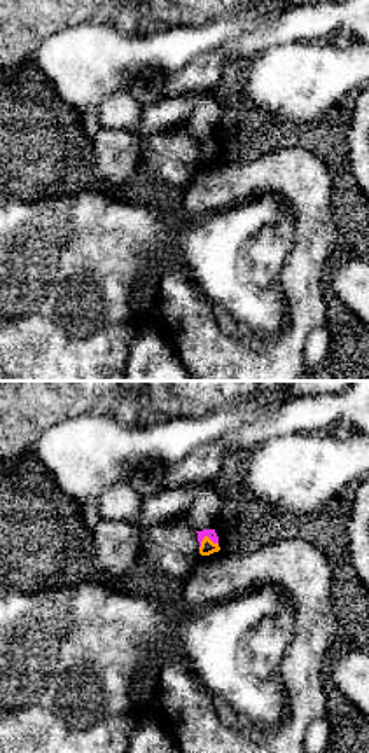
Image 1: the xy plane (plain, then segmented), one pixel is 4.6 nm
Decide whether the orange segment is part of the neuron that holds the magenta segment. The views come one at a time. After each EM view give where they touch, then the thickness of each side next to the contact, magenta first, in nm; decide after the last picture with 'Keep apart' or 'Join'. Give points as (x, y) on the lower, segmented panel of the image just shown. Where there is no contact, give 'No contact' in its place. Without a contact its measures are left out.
Touches magenta at (205, 535). Thickness 50 nm (magenta) against 70 nm

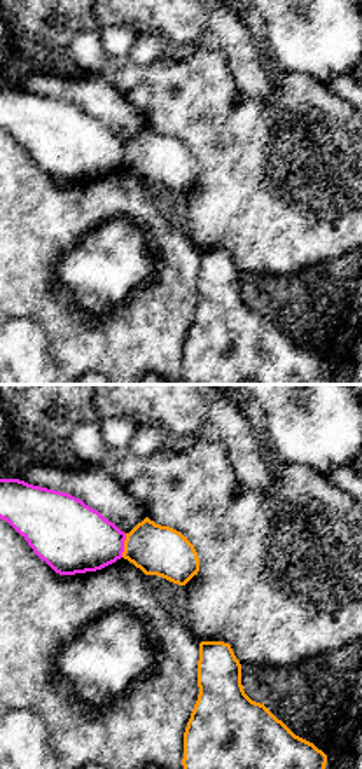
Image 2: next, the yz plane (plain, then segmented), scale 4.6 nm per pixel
Touches magenta at (123, 546). Thickness 320 nm (magenta) against 220 nm

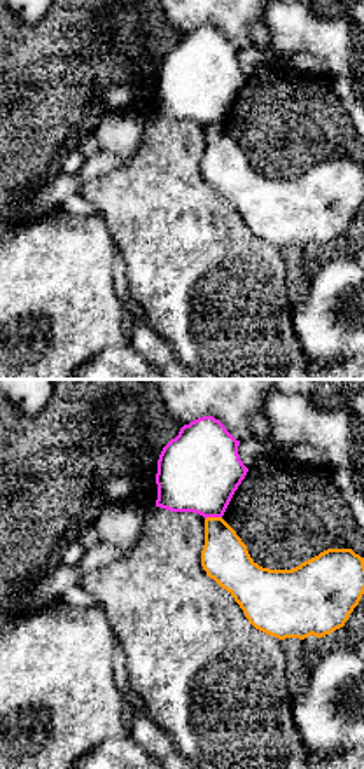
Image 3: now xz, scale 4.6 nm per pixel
Touches magenta at (212, 516). Thickness 380 nm (magenta) against 220 nm

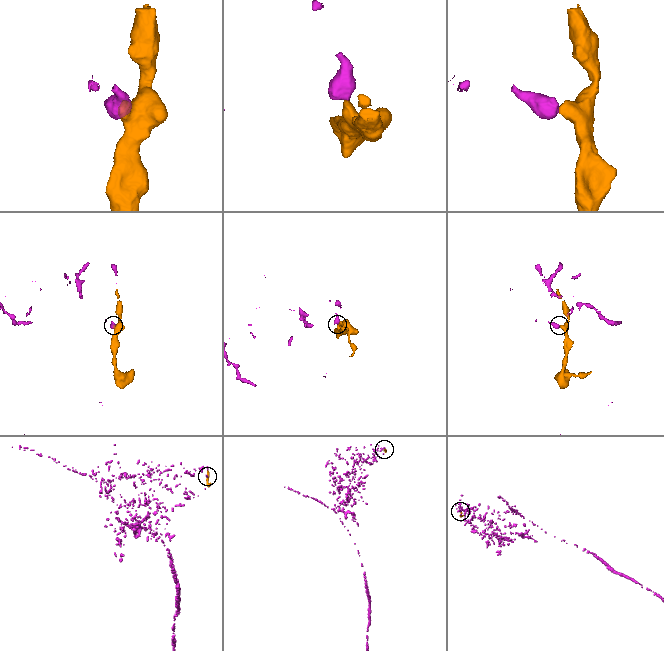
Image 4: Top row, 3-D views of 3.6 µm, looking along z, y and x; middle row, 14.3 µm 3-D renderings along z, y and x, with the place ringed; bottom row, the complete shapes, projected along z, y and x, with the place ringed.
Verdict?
Keep apart

